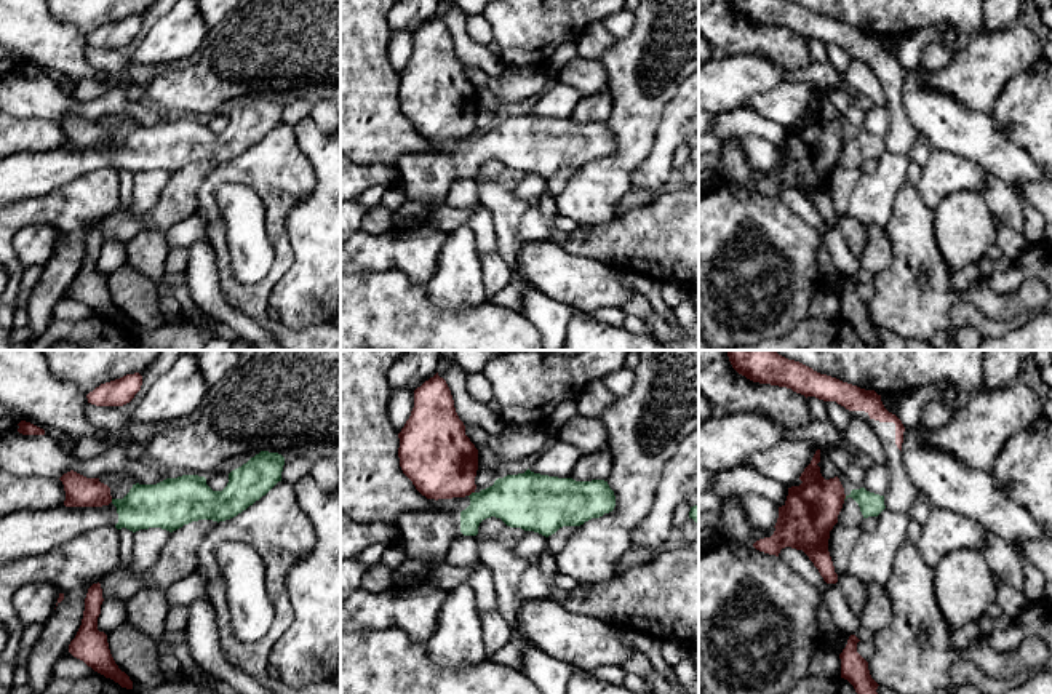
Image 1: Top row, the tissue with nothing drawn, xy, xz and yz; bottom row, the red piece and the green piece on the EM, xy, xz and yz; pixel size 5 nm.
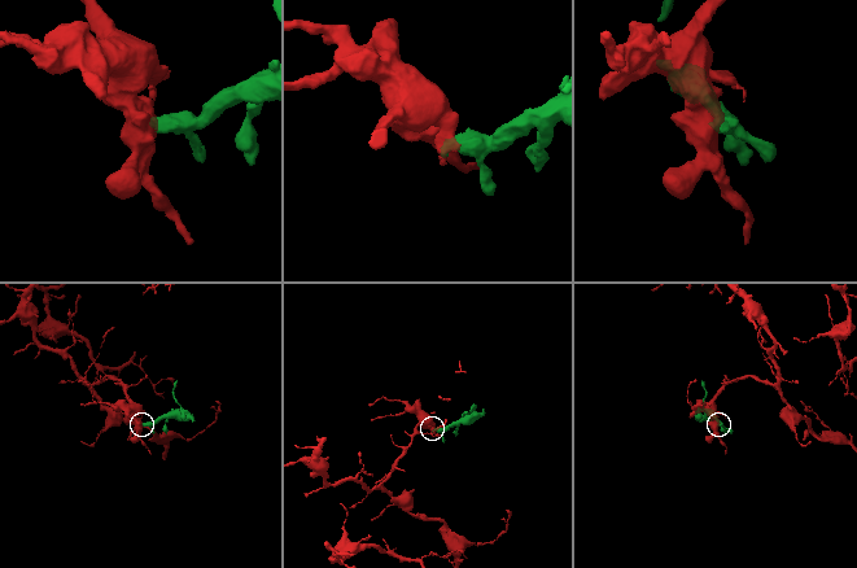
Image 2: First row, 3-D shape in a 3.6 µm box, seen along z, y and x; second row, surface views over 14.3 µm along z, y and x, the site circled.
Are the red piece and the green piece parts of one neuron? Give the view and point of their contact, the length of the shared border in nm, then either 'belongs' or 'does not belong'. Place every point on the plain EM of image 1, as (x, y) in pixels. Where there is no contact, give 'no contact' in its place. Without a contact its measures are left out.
meets red in xz at (470, 135); contact 40 nm long; does not belong

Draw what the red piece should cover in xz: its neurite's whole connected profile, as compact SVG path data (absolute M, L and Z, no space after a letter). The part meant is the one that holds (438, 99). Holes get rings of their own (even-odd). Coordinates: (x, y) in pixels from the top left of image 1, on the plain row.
M438 14L414 32L414 50L398 80L400 109L422 138L438 142L475 134L478 91L465 77L451 32Z

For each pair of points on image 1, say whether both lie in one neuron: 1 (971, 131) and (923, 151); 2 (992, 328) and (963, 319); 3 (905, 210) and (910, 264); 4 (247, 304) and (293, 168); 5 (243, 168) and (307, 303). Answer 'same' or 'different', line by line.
1: different
2: same
3: same
4: same
5: different

